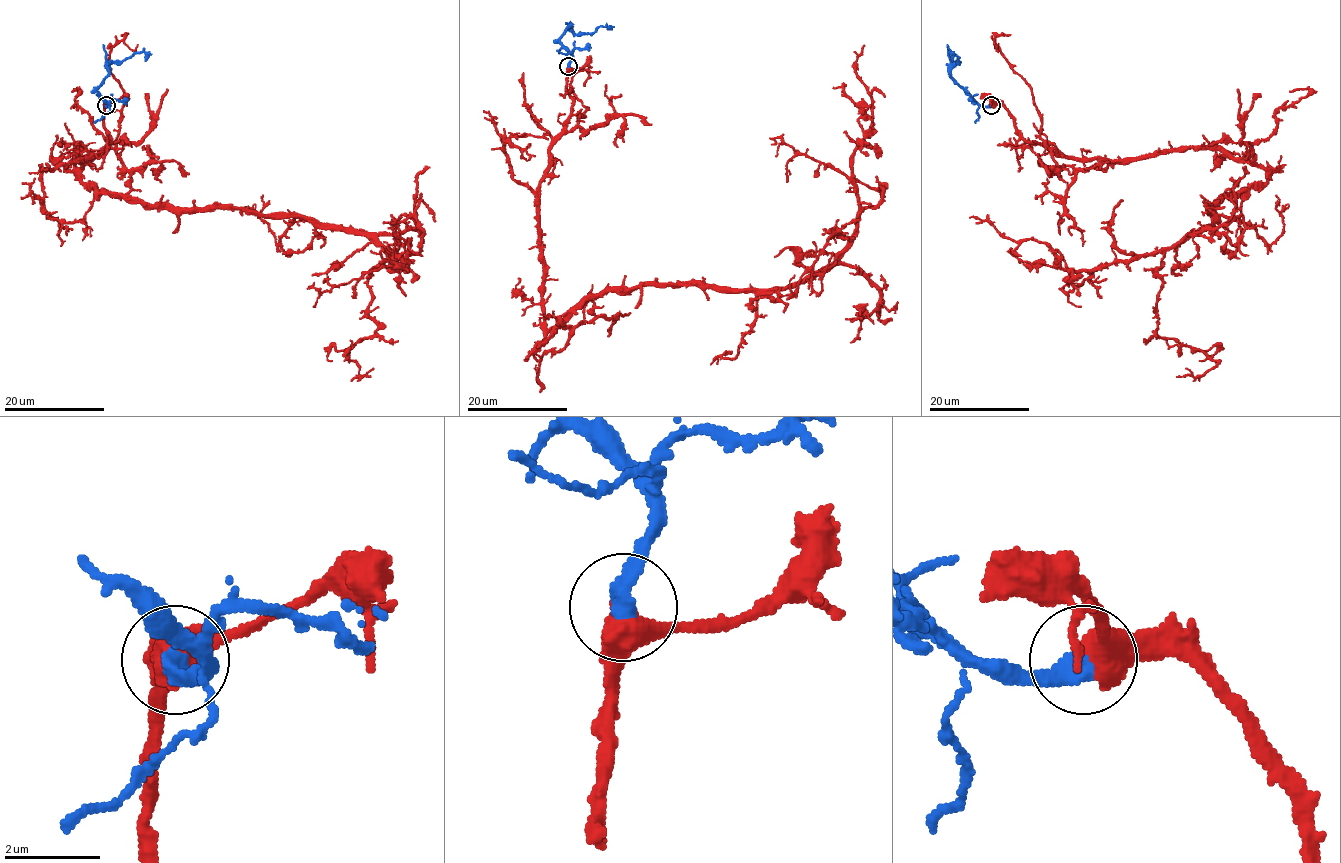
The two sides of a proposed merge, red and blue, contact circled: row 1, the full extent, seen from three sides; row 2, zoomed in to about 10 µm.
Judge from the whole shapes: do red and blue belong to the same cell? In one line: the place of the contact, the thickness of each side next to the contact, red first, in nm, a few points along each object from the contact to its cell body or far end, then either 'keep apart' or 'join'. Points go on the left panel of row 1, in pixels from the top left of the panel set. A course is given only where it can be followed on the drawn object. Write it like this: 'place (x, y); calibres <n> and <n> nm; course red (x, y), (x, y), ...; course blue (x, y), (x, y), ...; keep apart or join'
place (106, 105); calibres 600 and 400 nm; course red (106, 105), (110, 140), (76, 159), (99, 190), (362, 230), (390, 270), (410, 243), (401, 218); course blue (106, 105), (109, 102), (98, 86), (114, 61), (129, 58), (136, 52), (144, 52), (145, 61); join

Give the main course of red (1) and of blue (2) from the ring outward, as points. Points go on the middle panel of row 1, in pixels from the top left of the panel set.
1: (569, 67), (571, 113), (540, 183), (542, 341), (610, 290), (767, 290), (825, 270), (856, 227), (864, 45)
2: (569, 67), (571, 53), (560, 40), (569, 26), (576, 34), (591, 33), (599, 26), (608, 28)

